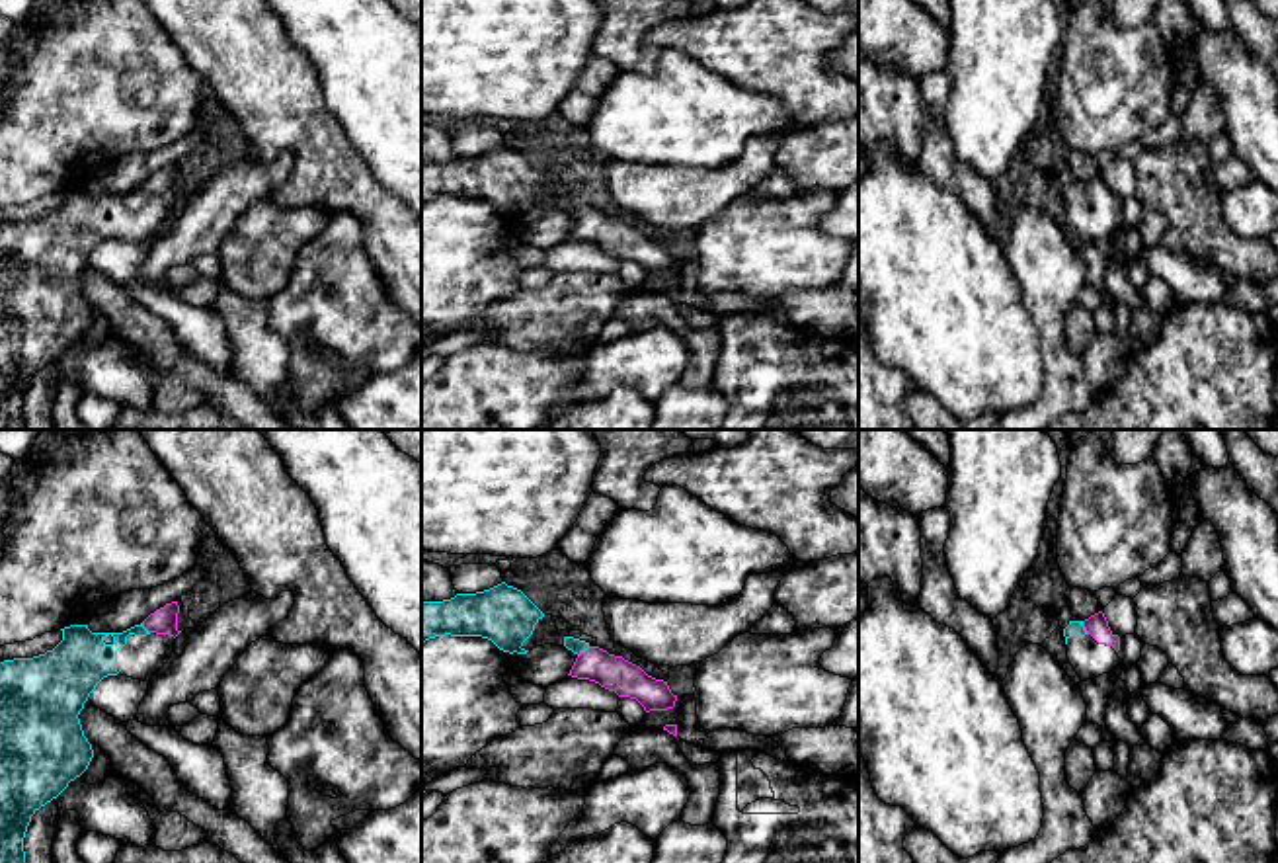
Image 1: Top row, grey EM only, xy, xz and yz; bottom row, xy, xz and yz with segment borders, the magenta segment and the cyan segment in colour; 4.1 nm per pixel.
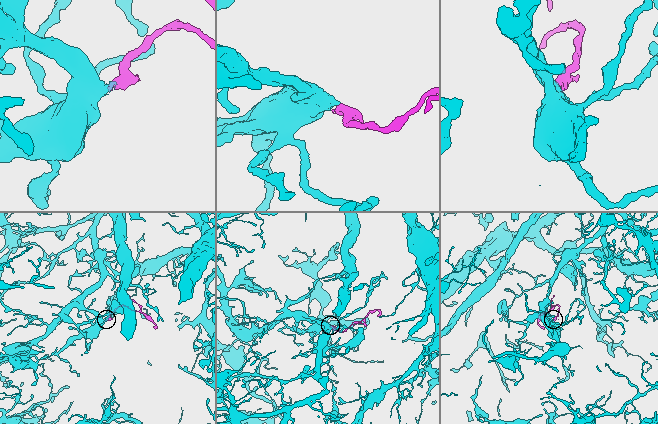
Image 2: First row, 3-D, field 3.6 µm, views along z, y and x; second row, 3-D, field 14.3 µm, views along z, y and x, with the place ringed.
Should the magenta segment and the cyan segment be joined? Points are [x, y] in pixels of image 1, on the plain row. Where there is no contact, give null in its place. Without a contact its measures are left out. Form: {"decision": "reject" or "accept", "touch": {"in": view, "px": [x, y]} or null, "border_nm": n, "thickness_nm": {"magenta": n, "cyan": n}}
{"decision": "accept", "touch": {"in": "yz", "px": [1083, 188]}, "border_nm": 60, "thickness_nm": {"magenta": 90, "cyan": 60}}

